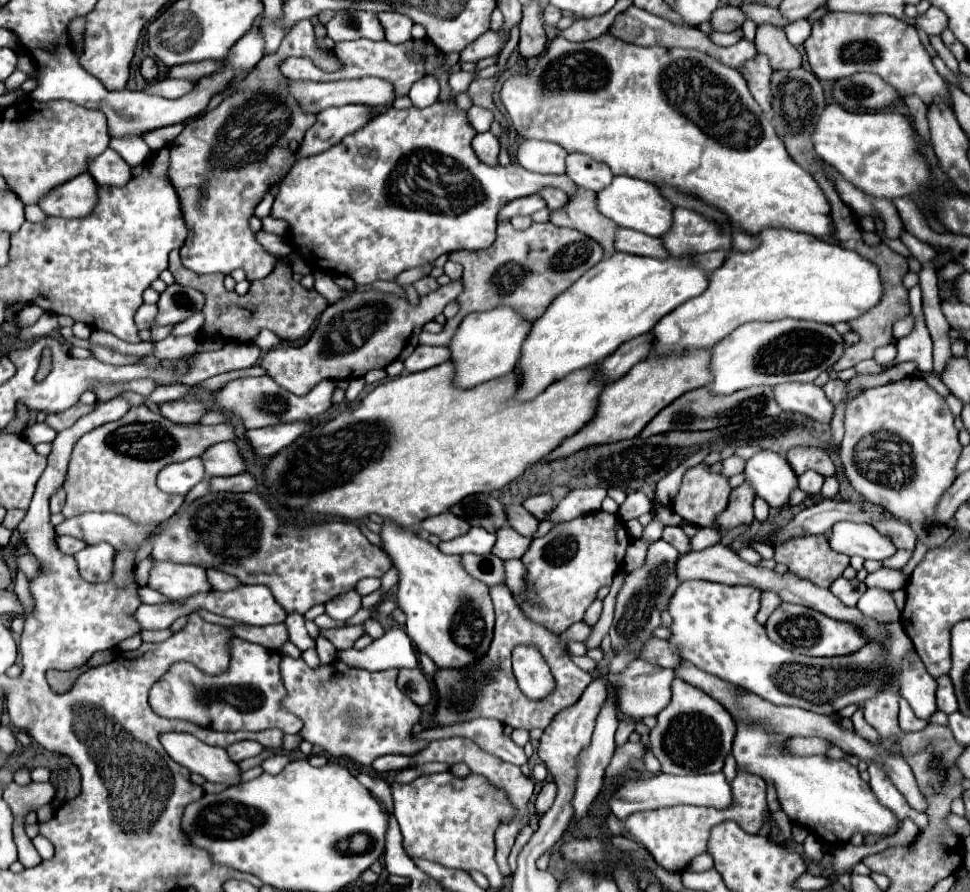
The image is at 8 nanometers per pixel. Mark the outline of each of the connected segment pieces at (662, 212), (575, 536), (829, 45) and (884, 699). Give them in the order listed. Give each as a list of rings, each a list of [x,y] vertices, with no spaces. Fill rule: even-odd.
[[[614,176],[612,184],[598,192],[598,210],[622,228],[632,228],[648,236],[664,236],[672,228],[672,204],[656,192],[656,186],[630,176]]]
[[[594,512],[574,518],[570,522],[556,524],[546,536],[532,540],[530,550],[522,556],[522,564],[526,566],[526,578],[524,578],[526,588],[524,594],[514,594],[514,600],[518,602],[524,616],[528,616],[528,620],[544,626],[552,634],[562,634],[574,622],[582,620],[586,608],[594,602],[598,588],[612,584],[612,578],[624,560],[624,552],[628,544],[630,544],[630,536],[622,520],[606,512]]]
[[[828,12],[812,24],[812,34],[804,42],[804,50],[812,72],[824,80],[852,76],[856,72],[874,72],[884,76],[900,96],[918,94],[926,104],[942,94],[948,100],[948,90],[942,76],[930,62],[924,44],[912,24],[886,14],[854,14]]]
[[[886,686],[882,694],[868,700],[862,708],[866,722],[878,730],[882,740],[896,738],[902,734],[898,726],[898,700],[898,688]]]

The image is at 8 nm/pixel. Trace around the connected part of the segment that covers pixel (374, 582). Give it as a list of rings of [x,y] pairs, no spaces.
[[[364,578],[364,580],[360,580],[360,582],[356,584],[354,590],[356,590],[360,596],[366,596],[366,594],[378,590],[378,588],[380,588],[380,580],[378,580],[378,578]]]

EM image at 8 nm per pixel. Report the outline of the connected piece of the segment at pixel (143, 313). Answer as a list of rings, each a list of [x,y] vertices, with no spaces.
[[[142,304],[136,312],[136,326],[140,330],[144,328],[152,328],[154,326],[154,318],[156,318],[156,306],[154,304]]]

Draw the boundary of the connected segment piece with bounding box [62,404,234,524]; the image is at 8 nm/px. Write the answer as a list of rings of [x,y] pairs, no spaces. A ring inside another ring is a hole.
[[[132,406],[120,420],[102,424],[100,428],[94,428],[92,432],[84,434],[72,452],[68,476],[64,482],[66,490],[66,504],[62,508],[62,514],[66,518],[78,516],[84,512],[116,512],[122,516],[128,516],[136,524],[154,524],[168,520],[184,502],[184,496],[170,496],[164,494],[156,486],[156,474],[172,462],[184,462],[192,456],[200,456],[208,446],[224,440],[234,440],[234,428],[228,424],[218,426],[202,426],[202,424],[172,424],[170,420],[158,416],[148,406]]]

